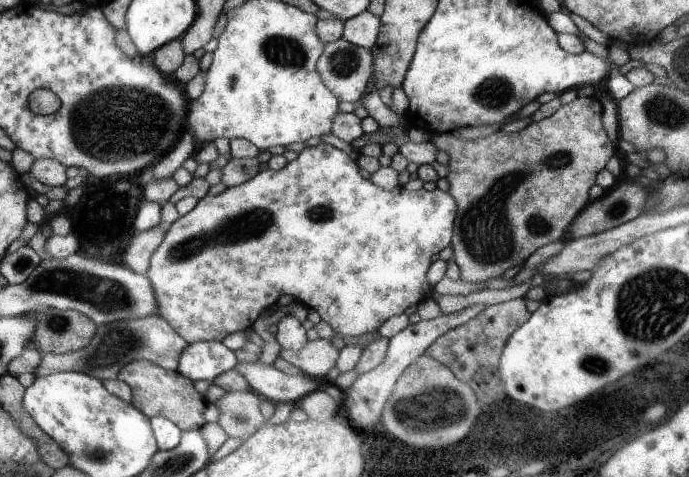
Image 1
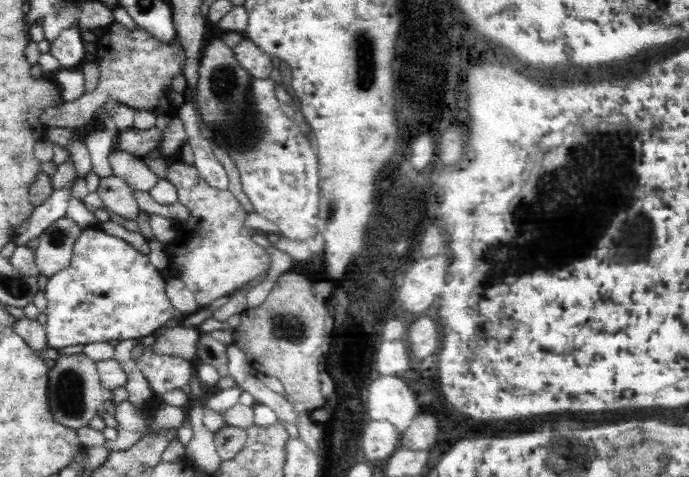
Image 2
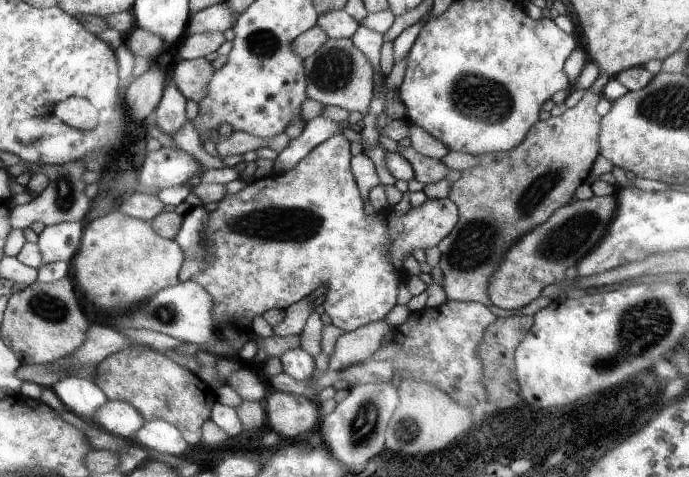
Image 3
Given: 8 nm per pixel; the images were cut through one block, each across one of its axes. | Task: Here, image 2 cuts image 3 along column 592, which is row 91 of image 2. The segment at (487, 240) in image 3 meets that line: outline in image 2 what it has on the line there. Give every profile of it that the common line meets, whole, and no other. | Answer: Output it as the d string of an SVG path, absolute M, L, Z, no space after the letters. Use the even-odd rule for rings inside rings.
M112 23L108 26L108 30L104 31L104 36L100 40L96 40L96 52L94 54L96 60L100 60L100 76L96 88L92 92L84 92L82 96L76 98L72 102L64 102L59 107L49 109L42 114L40 121L47 127L58 127L76 130L86 130L86 126L90 124L92 116L107 103L108 99L114 99L128 108L135 111L148 110L157 115L166 115L172 117L178 114L179 106L175 106L173 102L168 100L165 93L166 87L171 87L173 76L183 74L185 67L185 49L179 43L179 40L174 38L172 41L160 41L152 36L148 31L142 28L128 29L125 25Z

